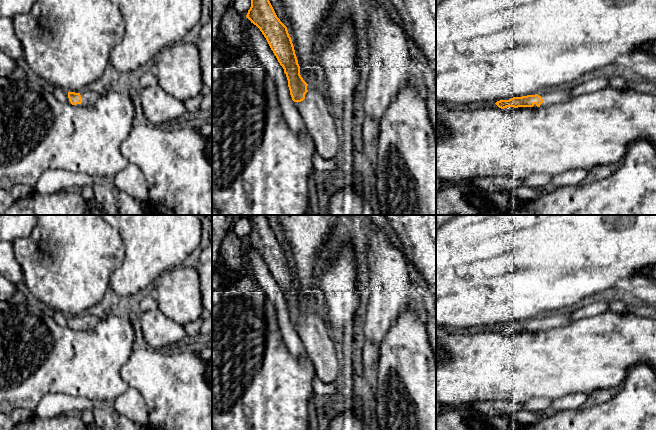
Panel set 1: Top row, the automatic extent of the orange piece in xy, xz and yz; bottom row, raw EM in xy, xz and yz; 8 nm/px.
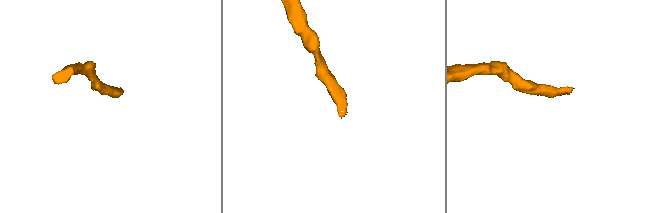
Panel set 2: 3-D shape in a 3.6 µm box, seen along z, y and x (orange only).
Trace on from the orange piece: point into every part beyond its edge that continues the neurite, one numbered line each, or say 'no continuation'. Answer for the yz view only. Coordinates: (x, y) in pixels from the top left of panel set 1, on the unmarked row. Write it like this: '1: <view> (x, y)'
1: yz (561, 318)

